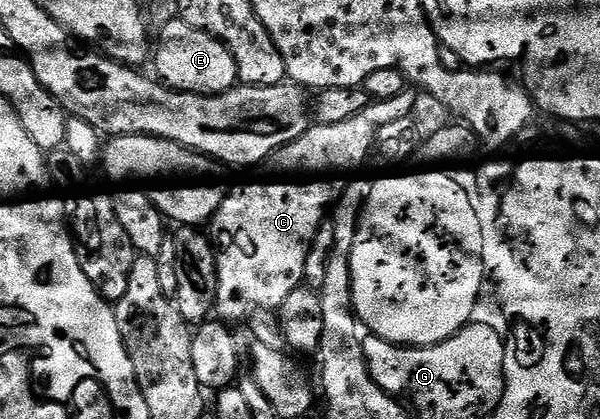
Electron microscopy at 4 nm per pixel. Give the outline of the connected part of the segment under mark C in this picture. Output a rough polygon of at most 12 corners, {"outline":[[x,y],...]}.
{"outline":[[414,90],[312,125],[209,224],[215,311],[275,311],[304,282],[339,178]]}

